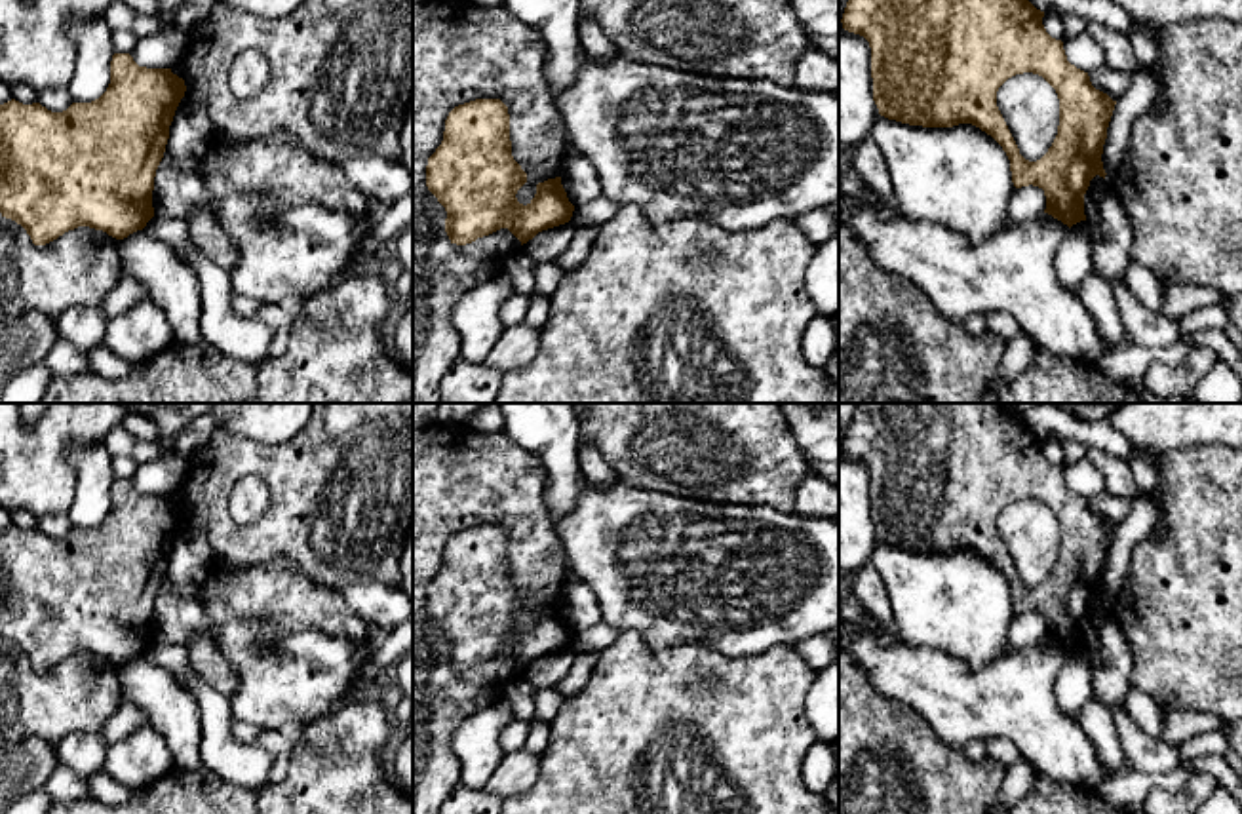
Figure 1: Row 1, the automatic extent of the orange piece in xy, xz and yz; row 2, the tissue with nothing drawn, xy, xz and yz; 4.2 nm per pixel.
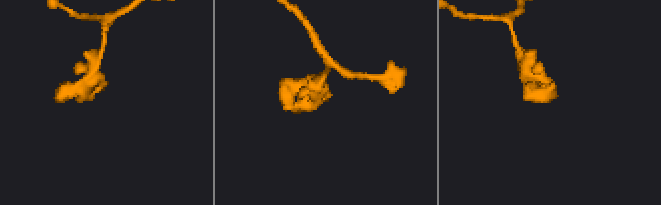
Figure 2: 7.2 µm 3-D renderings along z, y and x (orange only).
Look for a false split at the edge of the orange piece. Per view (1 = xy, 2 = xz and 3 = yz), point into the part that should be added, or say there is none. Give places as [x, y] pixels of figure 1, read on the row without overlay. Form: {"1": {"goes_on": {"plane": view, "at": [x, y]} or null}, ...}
{"1": {"goes_on": null}, "2": {"goes_on": null}, "3": {"goes_on": null}}

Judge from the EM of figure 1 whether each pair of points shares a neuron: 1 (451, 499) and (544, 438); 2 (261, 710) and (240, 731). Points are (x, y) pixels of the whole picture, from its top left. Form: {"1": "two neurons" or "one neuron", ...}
{"1": "two neurons", "2": "two neurons"}

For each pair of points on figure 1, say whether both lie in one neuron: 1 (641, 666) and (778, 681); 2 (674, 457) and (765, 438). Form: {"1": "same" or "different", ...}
{"1": "same", "2": "same"}

